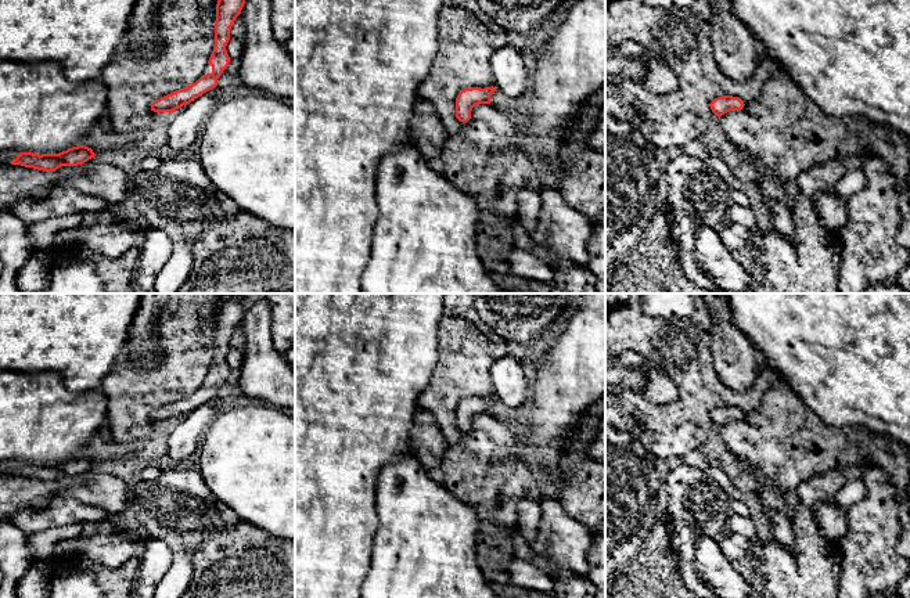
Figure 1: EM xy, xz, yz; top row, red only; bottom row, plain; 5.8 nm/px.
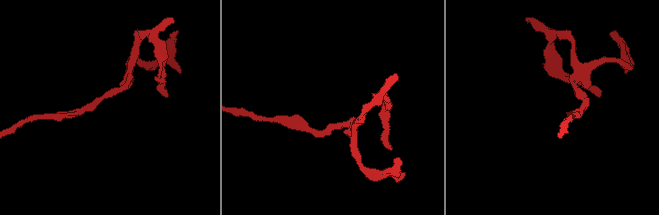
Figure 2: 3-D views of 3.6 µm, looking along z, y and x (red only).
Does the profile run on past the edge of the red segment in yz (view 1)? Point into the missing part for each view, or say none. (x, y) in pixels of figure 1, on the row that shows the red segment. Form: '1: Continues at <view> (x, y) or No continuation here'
1: No continuation here

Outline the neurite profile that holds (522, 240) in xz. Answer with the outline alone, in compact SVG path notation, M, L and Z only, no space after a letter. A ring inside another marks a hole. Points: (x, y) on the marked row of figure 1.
M517 228L517 231L514 233L514 245L515 245L515 249L530 252L550 263L554 263L557 259L554 251L548 248L543 248L539 244L535 244L530 237L530 233L519 230L519 228Z

